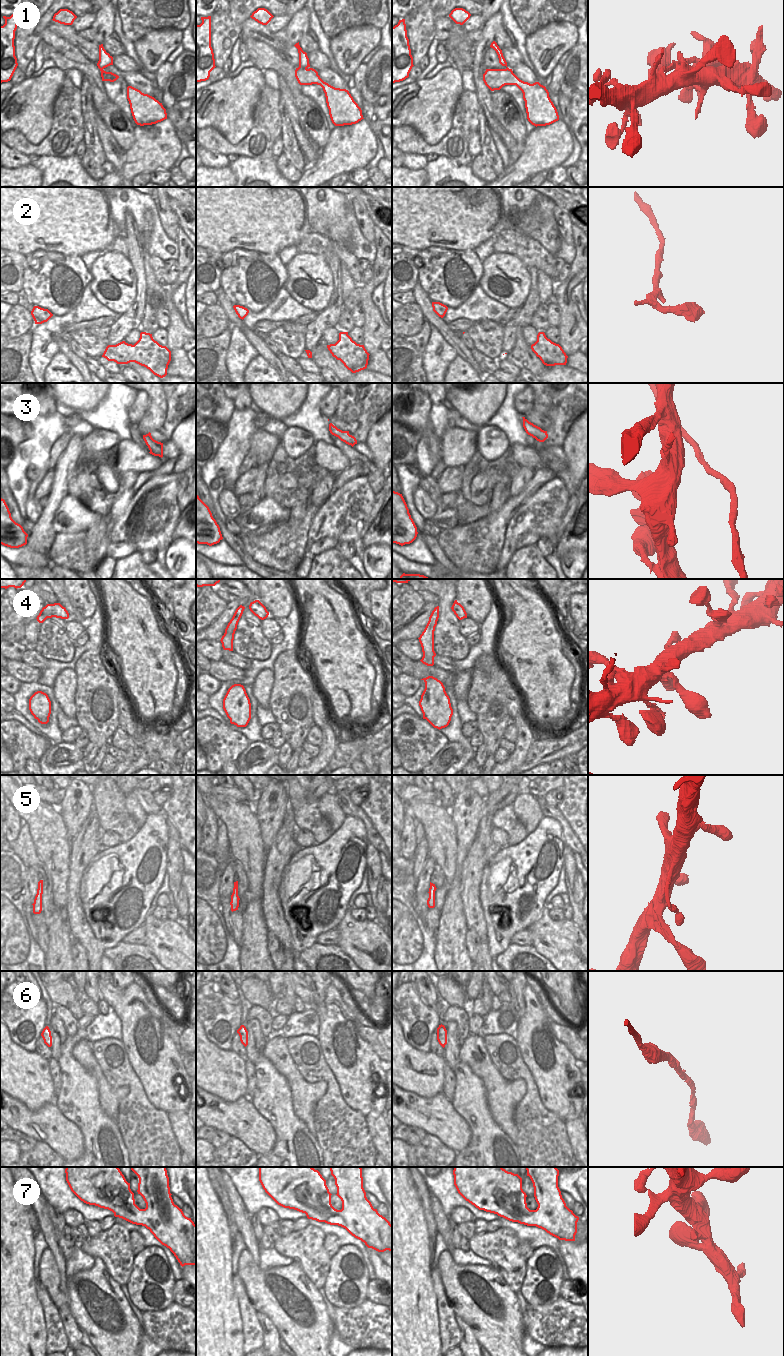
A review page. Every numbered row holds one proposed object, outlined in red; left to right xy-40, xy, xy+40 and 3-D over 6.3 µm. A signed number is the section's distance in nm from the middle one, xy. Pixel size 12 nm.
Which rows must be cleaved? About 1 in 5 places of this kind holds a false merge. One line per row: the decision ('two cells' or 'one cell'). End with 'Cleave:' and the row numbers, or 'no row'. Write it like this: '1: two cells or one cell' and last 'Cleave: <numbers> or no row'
1: one cell
2: one cell
3: one cell
4: one cell
5: one cell
6: one cell
7: one cell
Cleave: no row

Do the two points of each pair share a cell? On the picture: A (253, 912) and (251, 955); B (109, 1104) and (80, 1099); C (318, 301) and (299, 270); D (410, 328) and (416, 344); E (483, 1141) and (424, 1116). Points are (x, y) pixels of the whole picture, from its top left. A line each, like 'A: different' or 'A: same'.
A: same
B: different
C: same
D: different
E: different

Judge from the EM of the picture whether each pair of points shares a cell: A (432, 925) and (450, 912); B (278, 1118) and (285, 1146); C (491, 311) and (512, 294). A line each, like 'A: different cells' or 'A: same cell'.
A: different cells
B: same cell
C: different cells

